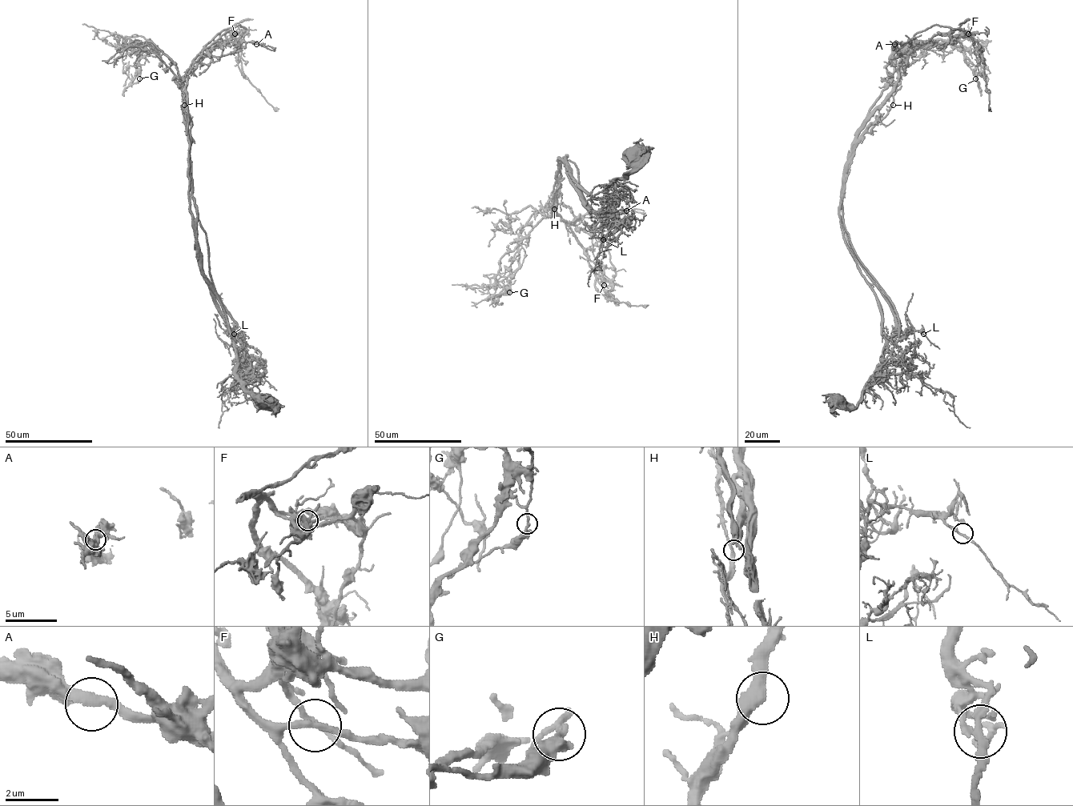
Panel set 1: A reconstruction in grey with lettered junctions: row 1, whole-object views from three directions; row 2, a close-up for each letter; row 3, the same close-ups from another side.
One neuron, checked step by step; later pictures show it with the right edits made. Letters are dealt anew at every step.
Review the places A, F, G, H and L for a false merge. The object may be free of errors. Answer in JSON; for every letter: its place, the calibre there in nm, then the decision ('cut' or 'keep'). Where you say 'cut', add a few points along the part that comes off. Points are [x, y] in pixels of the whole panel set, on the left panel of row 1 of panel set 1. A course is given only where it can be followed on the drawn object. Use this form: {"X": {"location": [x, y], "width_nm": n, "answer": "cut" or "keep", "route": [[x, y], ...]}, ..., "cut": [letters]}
{"A": {"location": [256, 44], "width_nm": 320, "answer": "keep"}, "F": {"location": [235, 34], "width_nm": 240, "answer": "keep"}, "G": {"location": [139, 78], "width_nm": 260, "answer": "cut", "route": [[139, 78], [138, 57], [130, 44], [151, 42], [180, 78], [239, 25], [246, 28], [238, 54], [245, 77]]}, "H": {"location": [184, 105], "width_nm": 340, "answer": "keep"}, "L": {"location": [234, 334], "width_nm": 260, "answer": "keep"}, "cut": ["G"]}

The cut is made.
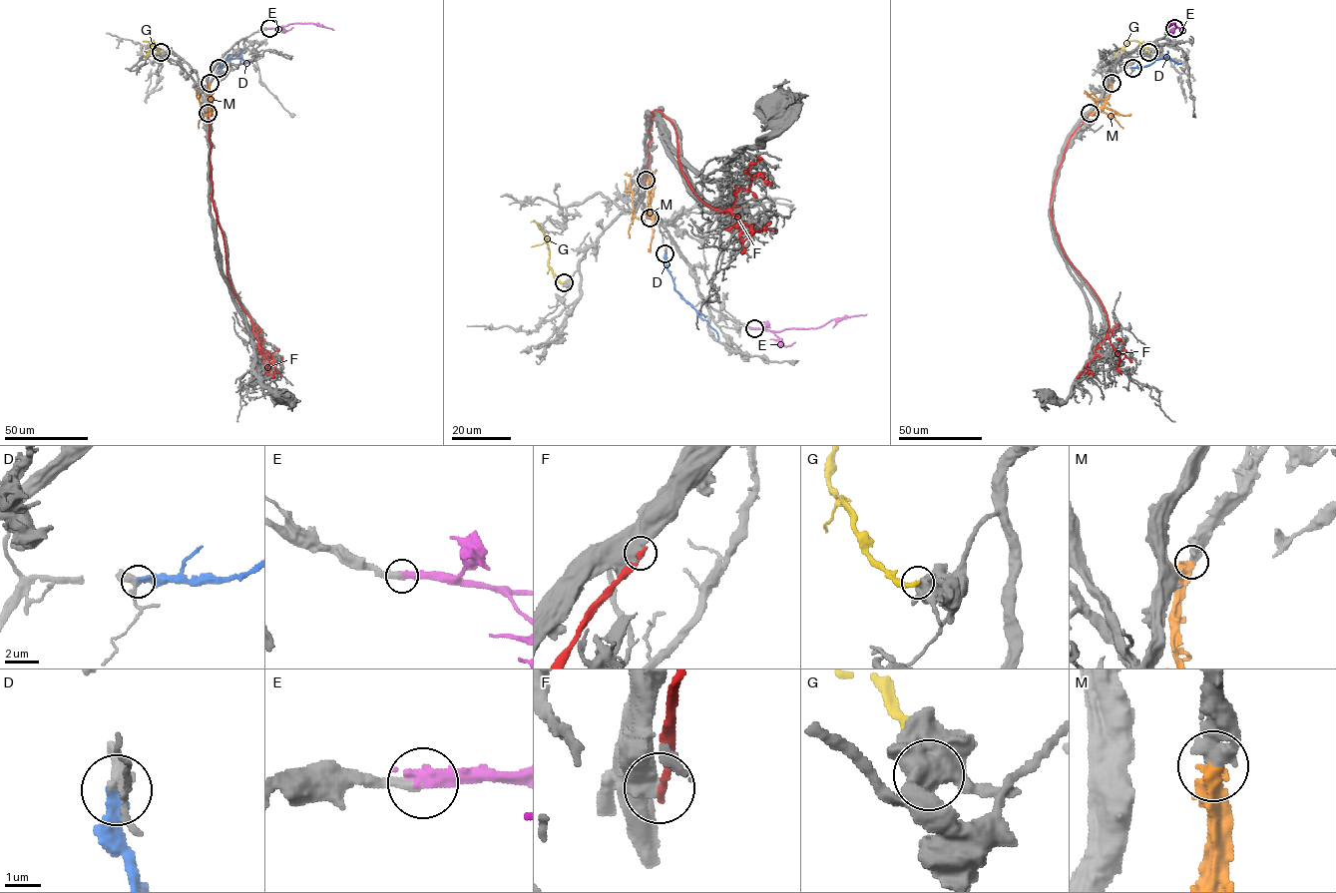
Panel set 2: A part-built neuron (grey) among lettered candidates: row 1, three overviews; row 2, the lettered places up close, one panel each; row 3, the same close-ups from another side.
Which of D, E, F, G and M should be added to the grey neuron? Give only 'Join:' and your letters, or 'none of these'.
Join: D, E, M

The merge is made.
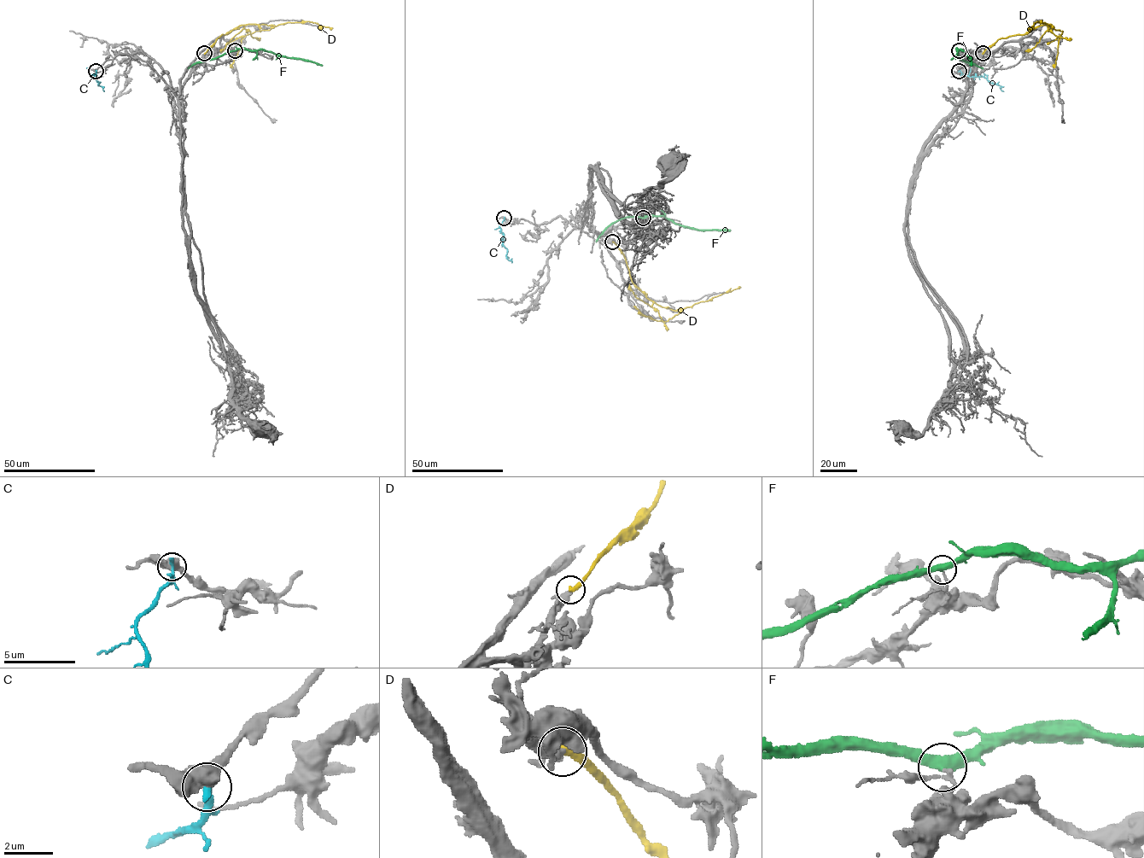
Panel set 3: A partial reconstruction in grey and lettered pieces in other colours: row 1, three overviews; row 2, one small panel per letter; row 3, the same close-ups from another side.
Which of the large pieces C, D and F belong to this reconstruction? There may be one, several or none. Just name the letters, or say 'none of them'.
none of them

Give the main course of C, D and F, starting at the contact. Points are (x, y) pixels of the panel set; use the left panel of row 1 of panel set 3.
C: (96, 71), (91, 75), (96, 76), (97, 84), (104, 91)
D: (204, 53), (221, 35), (239, 26), (273, 26), (246, 35), (230, 67)
F: (235, 51), (264, 49), (322, 66)

